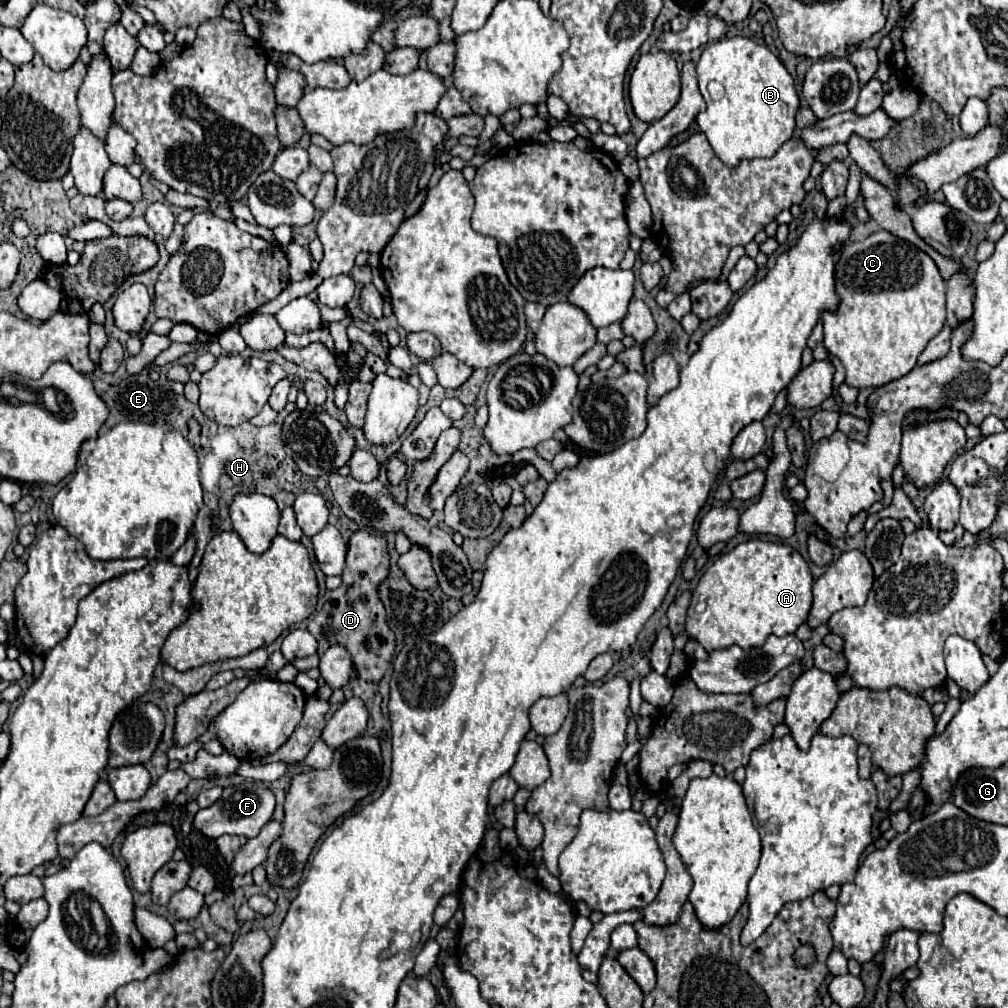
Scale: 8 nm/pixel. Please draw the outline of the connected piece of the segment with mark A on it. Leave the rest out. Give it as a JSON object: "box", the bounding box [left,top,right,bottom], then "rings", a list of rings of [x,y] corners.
{"box":[686,539,814,653],"rings":[[[758,539],[740,543],[732,551],[718,557],[700,577],[686,615],[686,633],[690,639],[698,641],[708,653],[728,649],[734,643],[742,649],[762,647],[768,635],[794,633],[806,621],[812,605],[812,583],[814,577],[808,569],[808,563],[792,547],[780,543],[764,543]]]}

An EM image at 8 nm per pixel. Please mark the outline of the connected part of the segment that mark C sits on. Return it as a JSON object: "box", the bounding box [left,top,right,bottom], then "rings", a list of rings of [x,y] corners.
{"box":[822,231,946,389],"rings":[[[876,231],[864,241],[844,245],[834,279],[840,301],[834,313],[822,313],[824,347],[842,361],[846,383],[876,389],[910,373],[922,349],[946,323],[946,287],[936,263],[890,231]]]}

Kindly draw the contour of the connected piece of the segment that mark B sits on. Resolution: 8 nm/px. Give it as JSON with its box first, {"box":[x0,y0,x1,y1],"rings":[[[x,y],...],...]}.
{"box":[696,37,800,167],"rings":[[[748,37],[718,39],[702,51],[700,61],[696,63],[696,73],[698,73],[700,93],[704,95],[704,101],[708,105],[708,109],[700,113],[696,121],[700,129],[706,133],[714,153],[724,165],[738,167],[742,159],[772,157],[782,147],[782,143],[794,135],[794,129],[796,129],[794,119],[796,119],[796,113],[800,111],[800,97],[794,87],[792,75],[786,71],[780,59],[766,45],[758,45]]]}

